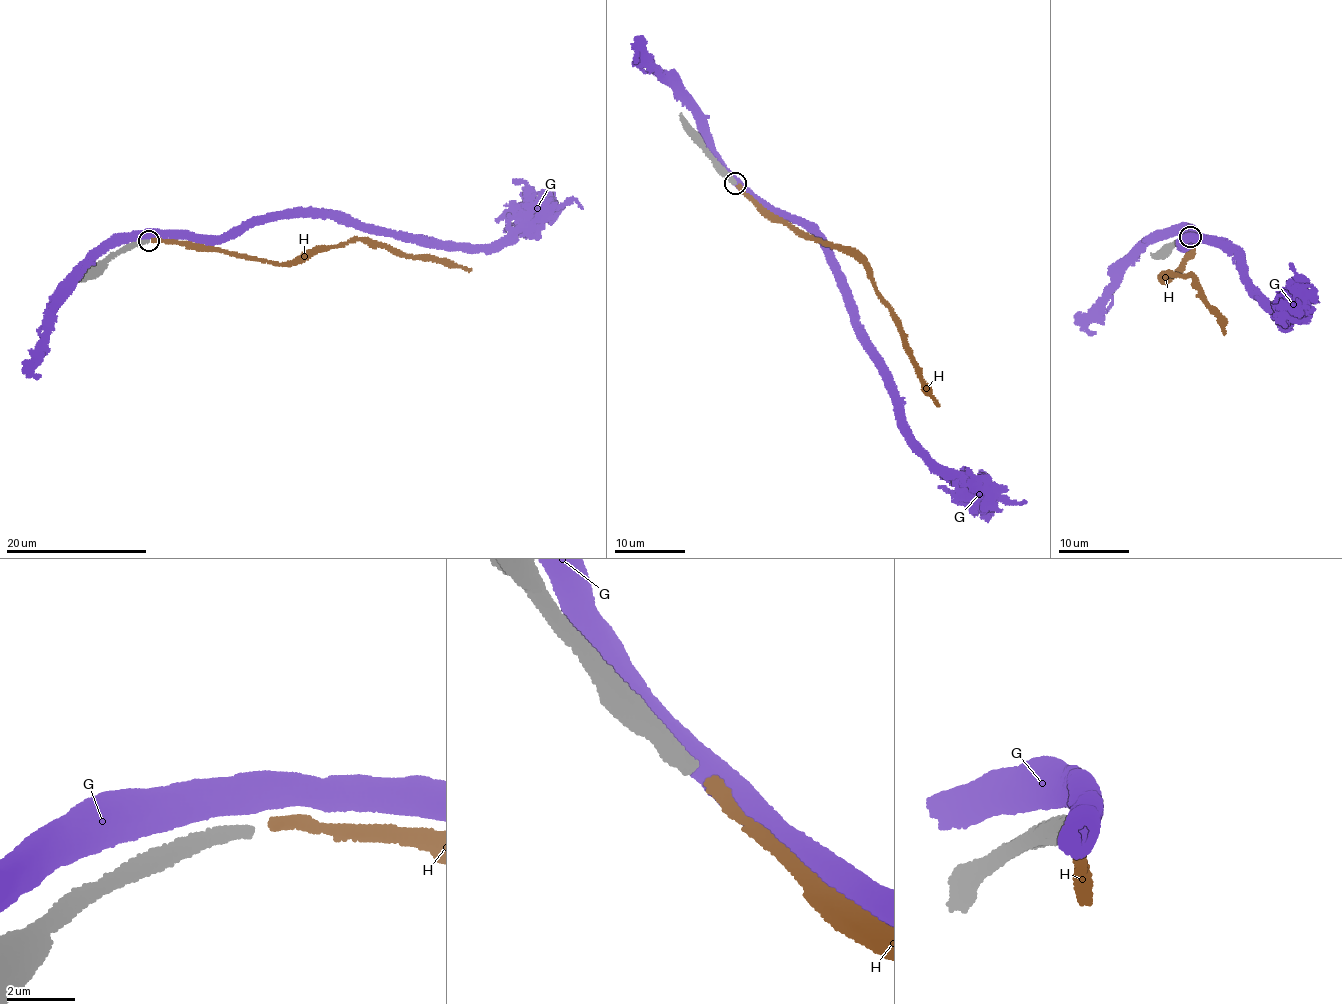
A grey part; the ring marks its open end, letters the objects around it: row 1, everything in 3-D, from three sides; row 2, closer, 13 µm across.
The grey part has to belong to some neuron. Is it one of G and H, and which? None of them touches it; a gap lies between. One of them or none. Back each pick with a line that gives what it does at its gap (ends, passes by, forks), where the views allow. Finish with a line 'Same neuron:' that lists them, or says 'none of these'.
H: it ends
Same neuron: H

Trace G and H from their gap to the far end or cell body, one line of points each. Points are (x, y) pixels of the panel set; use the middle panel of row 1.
G: (736, 183), (792, 215), (819, 241), (846, 306), (864, 331), (897, 412), (930, 459), (1015, 503), (1026, 501)
H: (737, 185), (769, 213), (813, 238), (842, 247), (864, 264), (878, 298), (894, 318), (938, 406)

